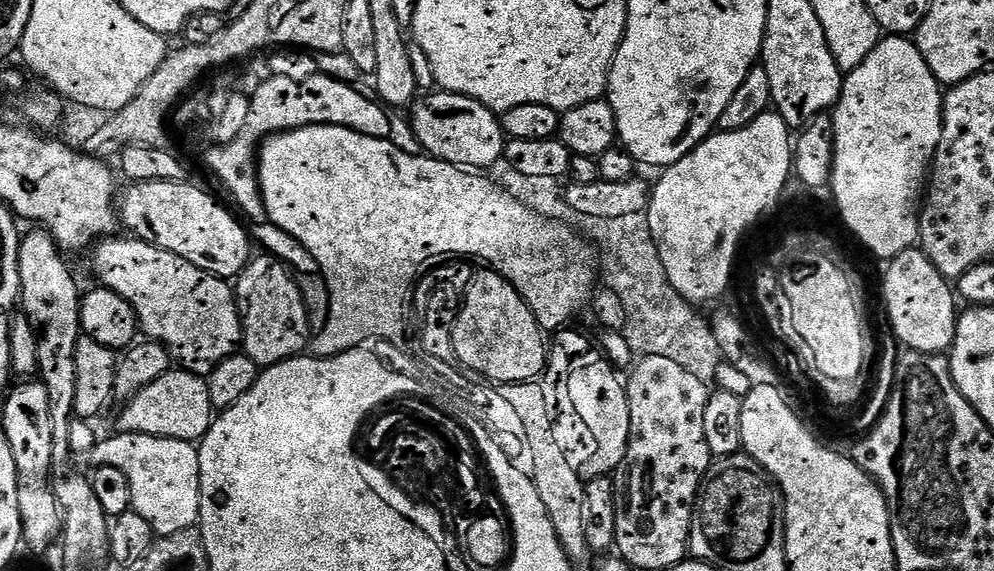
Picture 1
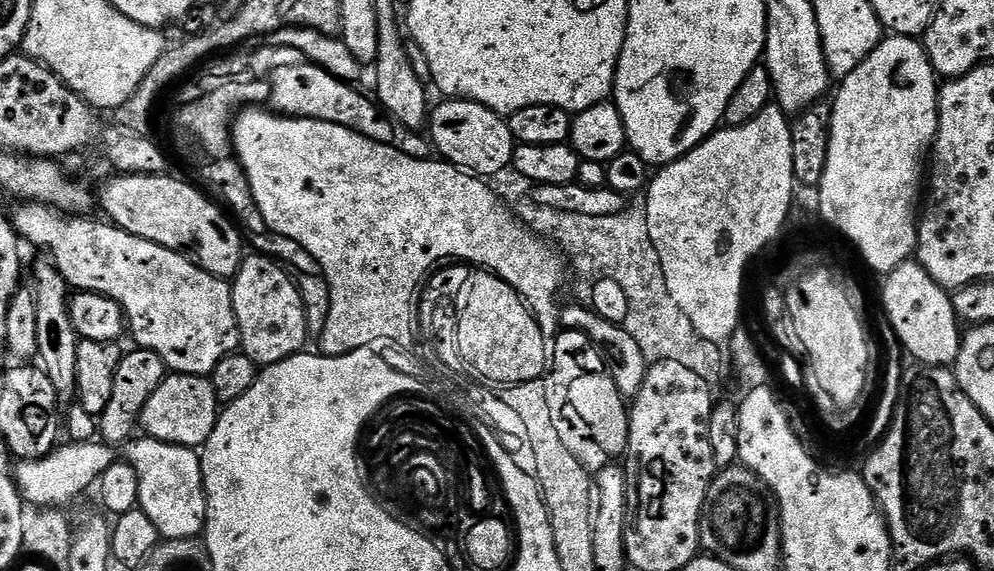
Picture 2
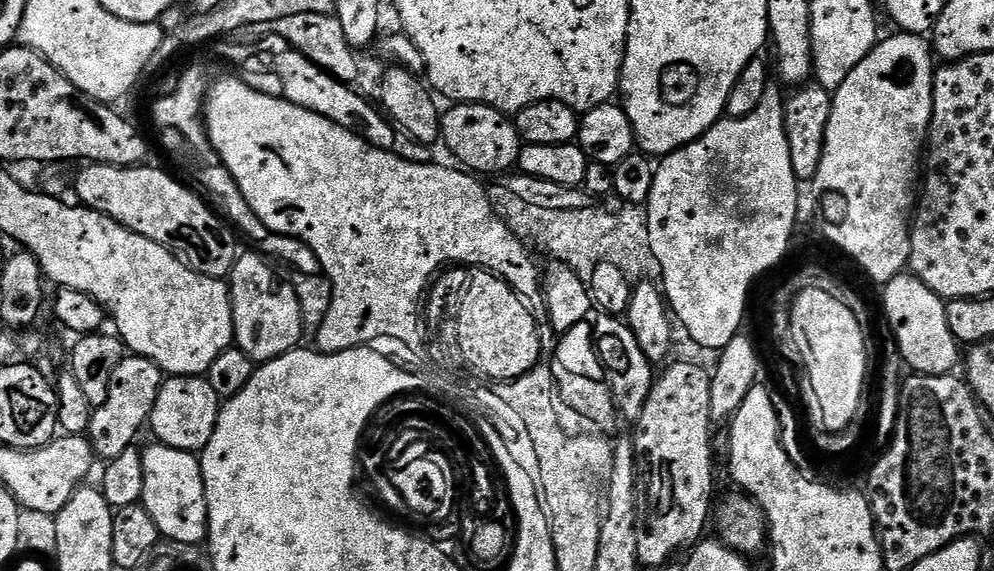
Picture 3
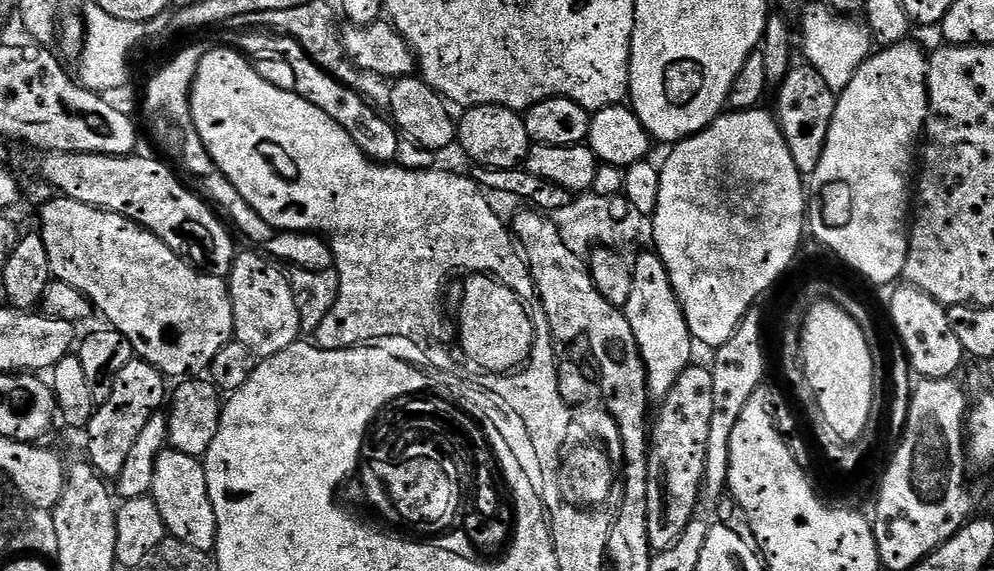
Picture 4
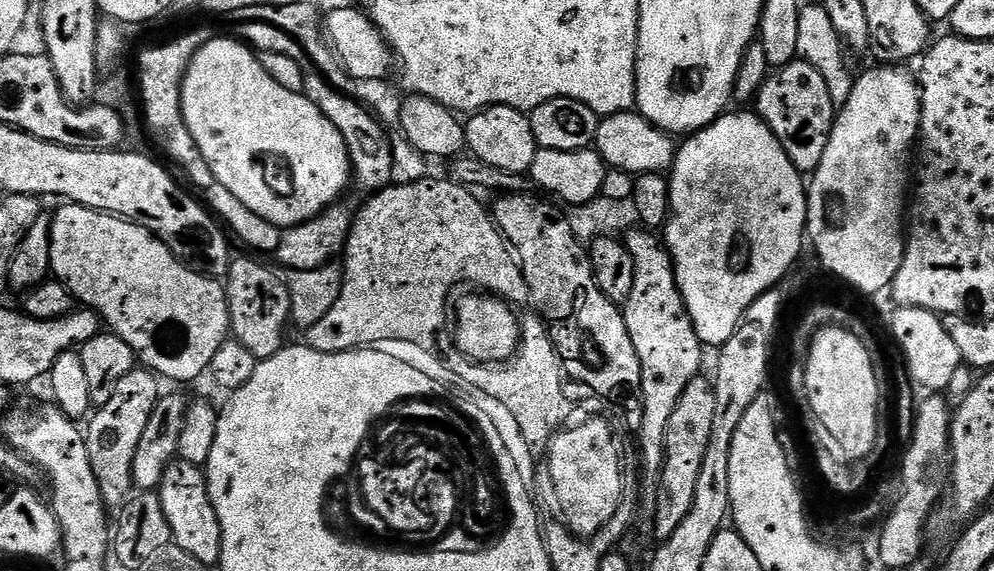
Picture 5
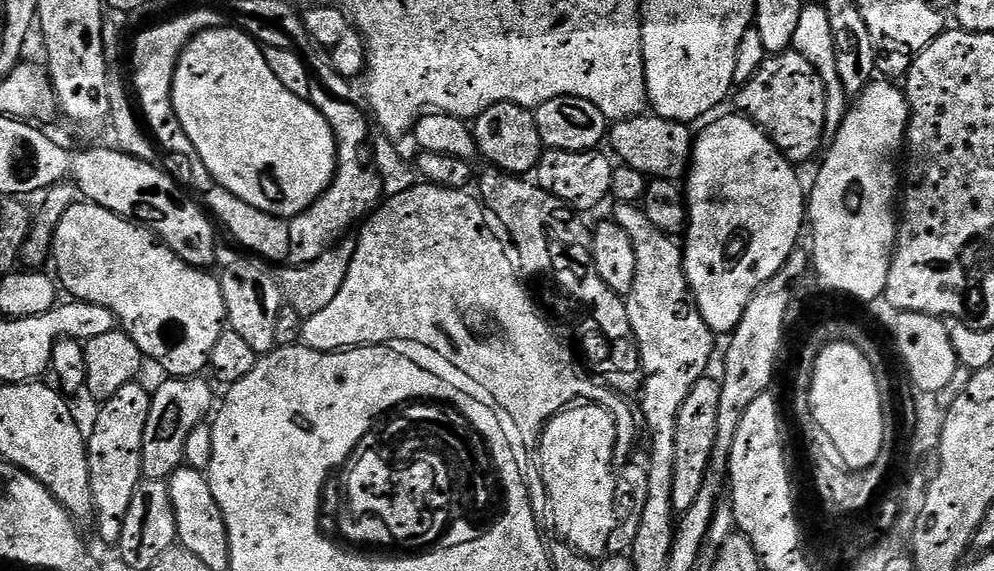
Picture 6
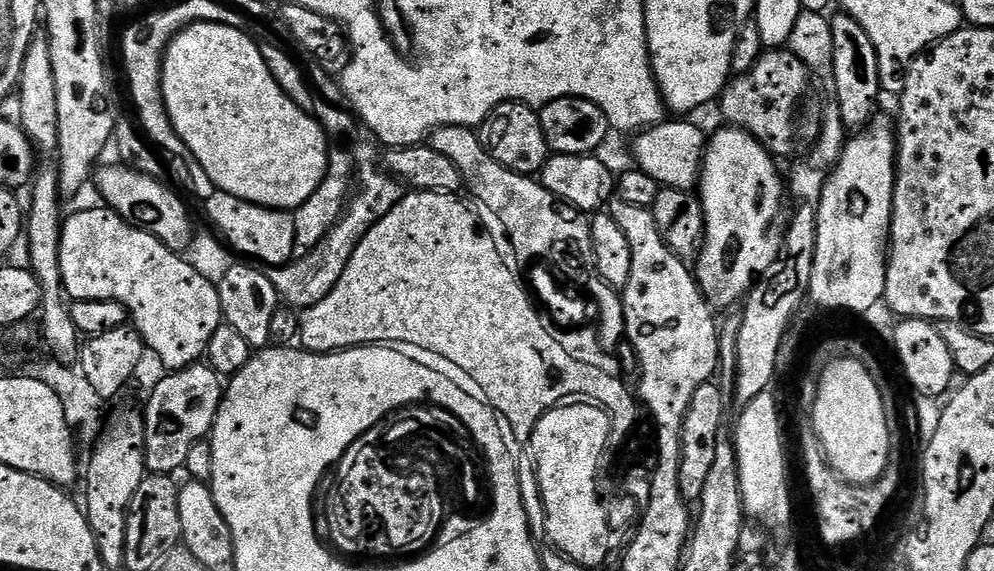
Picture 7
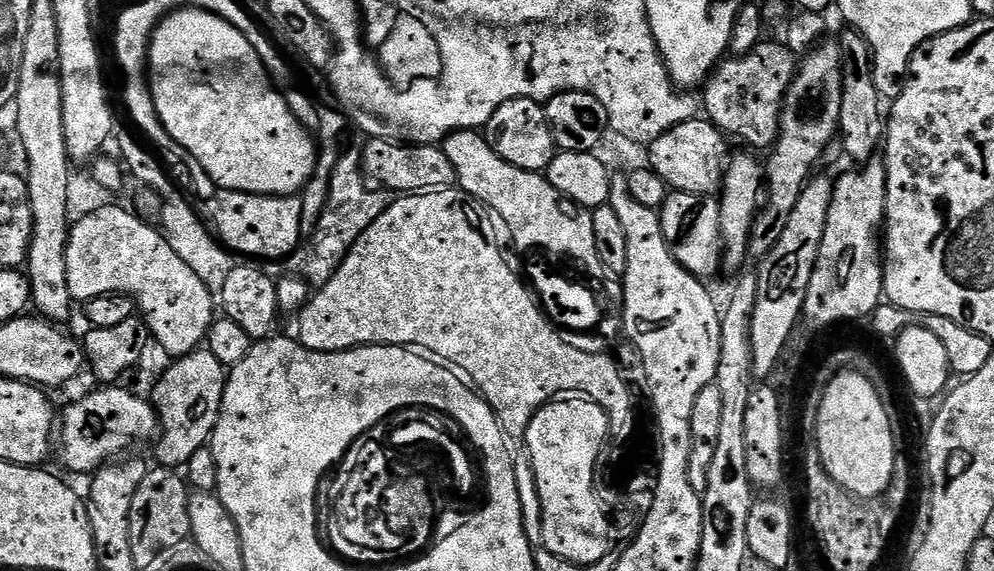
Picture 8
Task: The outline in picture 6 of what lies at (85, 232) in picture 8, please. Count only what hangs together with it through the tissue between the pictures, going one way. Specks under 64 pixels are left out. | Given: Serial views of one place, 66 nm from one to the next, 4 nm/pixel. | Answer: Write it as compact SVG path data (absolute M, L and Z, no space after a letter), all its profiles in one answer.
M78 202L62 214L52 239L50 260L53 265L56 263L55 275L69 297L112 311L122 331L134 338L141 354L164 366L169 377L195 376L208 368L210 350L214 350L214 342L218 342L226 327L224 295L219 279L211 276L211 271L186 263L164 243L157 242L149 229L91 202Z

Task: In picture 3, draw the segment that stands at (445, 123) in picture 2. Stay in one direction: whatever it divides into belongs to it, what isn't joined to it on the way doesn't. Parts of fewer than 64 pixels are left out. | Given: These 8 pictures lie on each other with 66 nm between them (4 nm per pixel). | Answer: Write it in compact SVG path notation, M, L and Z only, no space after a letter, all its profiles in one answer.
M463 102L452 106L443 113L440 122L442 144L445 144L469 173L504 172L515 165L520 158L522 141L520 131L505 113L499 112L489 104L466 104Z

